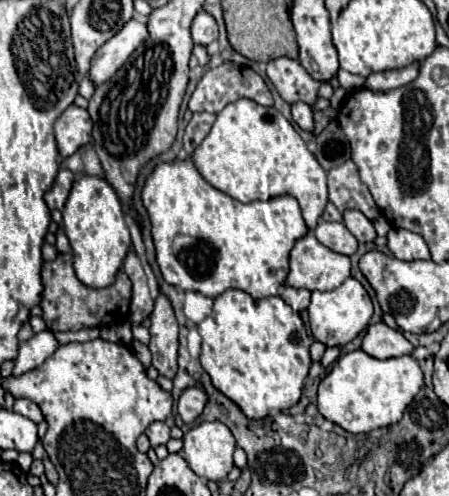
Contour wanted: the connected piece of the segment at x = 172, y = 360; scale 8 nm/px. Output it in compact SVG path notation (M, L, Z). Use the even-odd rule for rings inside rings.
M158 296L150 314L150 352L152 366L166 378L174 378L178 372L178 322L166 296Z

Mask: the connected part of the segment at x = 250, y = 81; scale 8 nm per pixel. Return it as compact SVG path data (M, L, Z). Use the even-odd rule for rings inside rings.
M224 62L222 66L218 68L210 68L202 78L200 82L196 84L196 90L194 94L190 96L190 102L188 102L188 108L192 112L212 112L212 114L218 114L224 106L240 100L240 98L248 98L248 100L254 100L262 106L270 106L270 90L266 86L266 82L252 70L252 68L246 68L246 66L238 66L234 62Z

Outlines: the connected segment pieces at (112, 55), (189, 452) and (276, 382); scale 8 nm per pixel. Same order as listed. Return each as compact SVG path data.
M130 20L124 24L124 28L112 36L92 58L90 74L88 78L94 82L94 86L100 86L102 82L110 80L116 70L128 60L128 56L148 38L146 24L140 24L136 20Z
M202 422L184 434L184 458L190 470L206 480L222 480L234 468L232 432L222 422Z
M226 290L214 298L214 310L198 324L202 336L200 364L216 390L226 394L250 420L264 418L272 410L282 412L300 402L312 358L312 338L302 318L280 298L254 300L242 290Z

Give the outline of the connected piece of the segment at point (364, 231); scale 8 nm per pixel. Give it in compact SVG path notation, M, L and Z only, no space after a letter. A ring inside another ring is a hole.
M346 210L344 212L344 224L356 236L356 240L360 244L372 242L376 238L376 230L374 230L372 222L358 210Z

